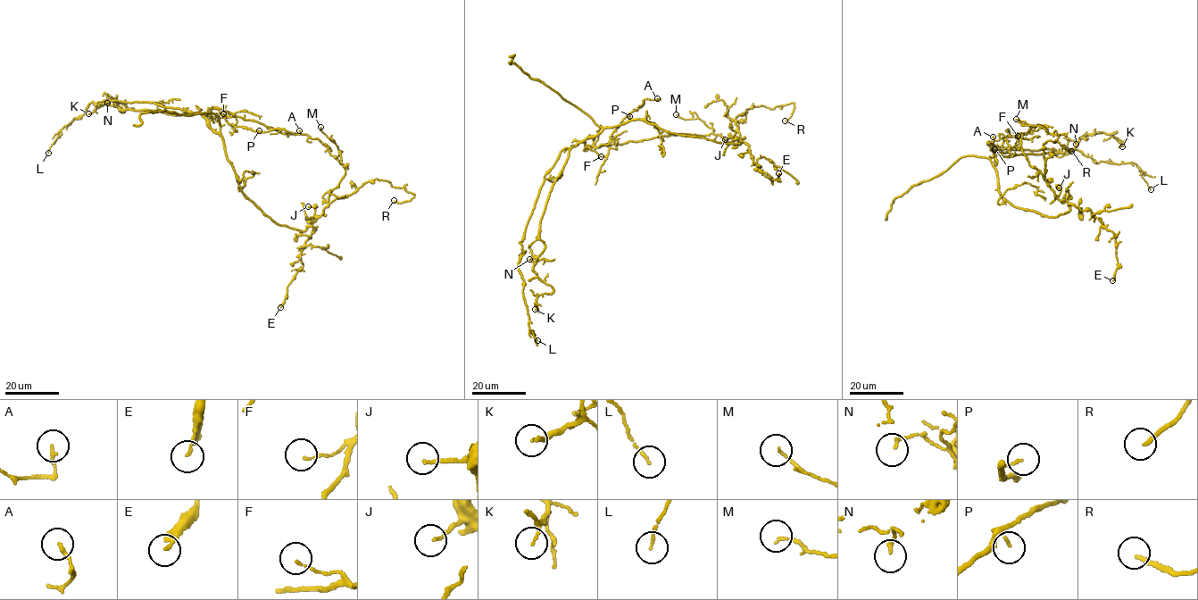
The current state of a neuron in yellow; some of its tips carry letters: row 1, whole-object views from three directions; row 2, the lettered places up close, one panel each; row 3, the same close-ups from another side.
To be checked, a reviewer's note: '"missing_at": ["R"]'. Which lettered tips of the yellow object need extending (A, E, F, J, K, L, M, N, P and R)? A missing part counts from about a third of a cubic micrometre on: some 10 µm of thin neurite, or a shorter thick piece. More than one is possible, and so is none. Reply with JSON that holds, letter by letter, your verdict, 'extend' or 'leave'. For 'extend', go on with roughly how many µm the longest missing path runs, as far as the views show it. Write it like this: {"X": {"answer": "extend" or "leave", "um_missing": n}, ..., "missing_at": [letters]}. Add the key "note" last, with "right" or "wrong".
{"A": {"answer": "leave"}, "E": {"answer": "leave"}, "F": {"answer": "leave"}, "J": {"answer": "leave"}, "K": {"answer": "leave"}, "L": {"answer": "leave"}, "M": {"answer": "leave"}, "N": {"answer": "leave"}, "P": {"answer": "leave"}, "R": {"answer": "extend", "um_missing": 4}, "missing_at": ["R"], "note": "right"}

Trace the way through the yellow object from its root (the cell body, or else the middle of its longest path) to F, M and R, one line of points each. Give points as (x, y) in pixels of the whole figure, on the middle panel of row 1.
F: (617, 125), (605, 128), (583, 141), (584, 150), (593, 145), (609, 147), (607, 154), (601, 156)
M: (617, 125), (583, 141), (584, 150), (679, 133), (708, 135), (713, 130), (699, 119), (686, 120), (676, 114)
R: (617, 125), (641, 119), (675, 134), (734, 144), (740, 141), (735, 120), (752, 106), (793, 103), (785, 120)

